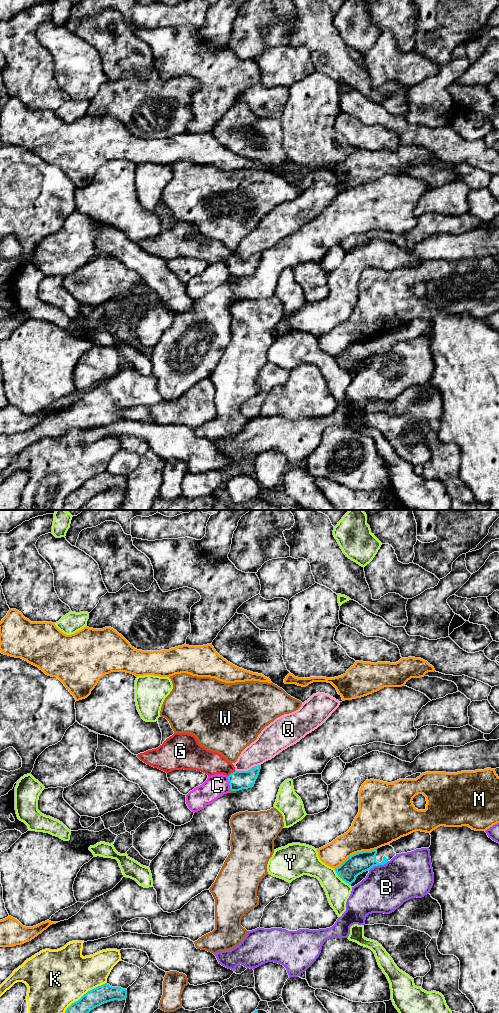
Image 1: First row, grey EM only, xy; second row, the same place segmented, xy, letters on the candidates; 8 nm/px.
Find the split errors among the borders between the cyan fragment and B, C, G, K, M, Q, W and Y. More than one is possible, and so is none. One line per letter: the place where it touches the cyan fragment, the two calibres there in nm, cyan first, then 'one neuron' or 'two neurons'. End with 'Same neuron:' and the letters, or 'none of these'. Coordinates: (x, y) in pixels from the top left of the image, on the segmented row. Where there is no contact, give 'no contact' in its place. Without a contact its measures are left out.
B: contact xy (378, 864); calibres 170 and 380 nm; two neurons
C: contact xy (229, 783); calibres 160 and 180 nm; two neurons
G: contact xy (231, 773); calibres 160 and 190 nm; one neuron
K: contact xy (84, 994); calibres 150 and 460 nm; two neurons
M: contact xy (355, 853); calibres 170 and 320 nm; two neurons
Q: contact xy (248, 770); calibres 160 and 200 nm; two neurons
W: contact xy (233, 790); calibres 160 and 20 nm; two neurons
Y: contact xy (341, 878); calibres 170 and 190 nm; two neurons
Same neuron: G

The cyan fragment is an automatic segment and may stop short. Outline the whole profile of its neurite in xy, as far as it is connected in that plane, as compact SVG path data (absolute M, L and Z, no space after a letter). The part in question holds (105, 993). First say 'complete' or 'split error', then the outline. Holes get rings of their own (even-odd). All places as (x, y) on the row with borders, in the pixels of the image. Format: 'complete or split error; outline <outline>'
complete; outline M105 983L98 986L86 994L78 1001L72 1003L65 1013L89 1013L94 1008L114 1000L125 1000L127 998L127 990L121 987L112 987Z

